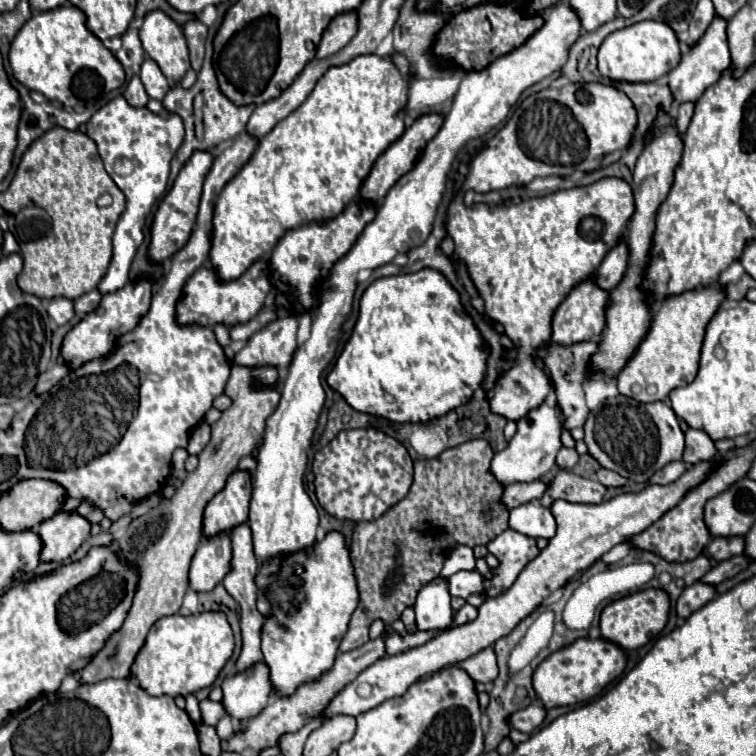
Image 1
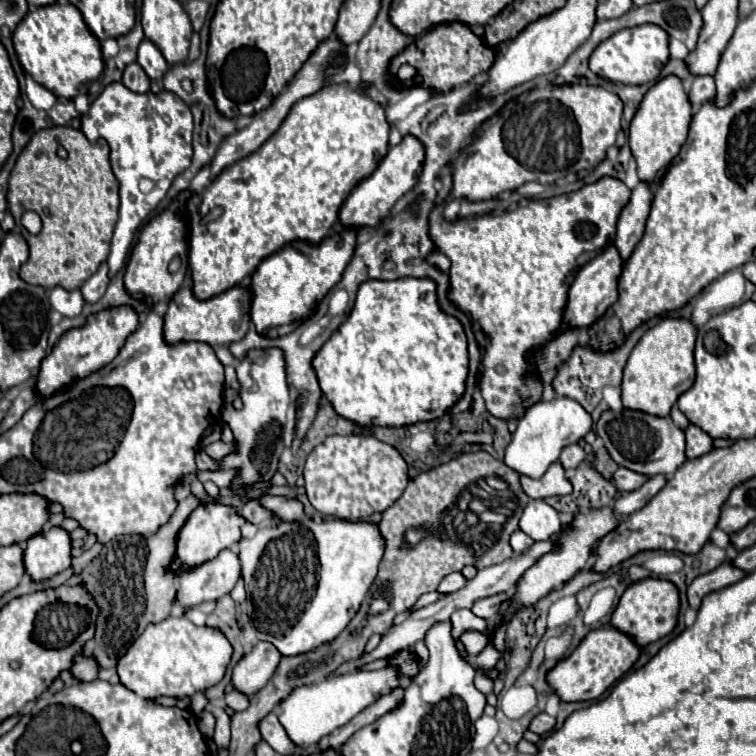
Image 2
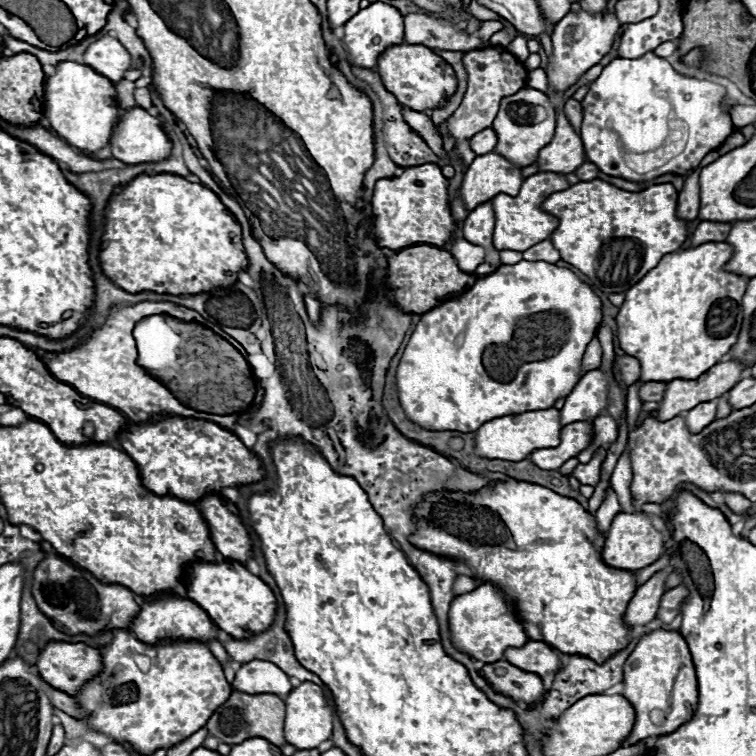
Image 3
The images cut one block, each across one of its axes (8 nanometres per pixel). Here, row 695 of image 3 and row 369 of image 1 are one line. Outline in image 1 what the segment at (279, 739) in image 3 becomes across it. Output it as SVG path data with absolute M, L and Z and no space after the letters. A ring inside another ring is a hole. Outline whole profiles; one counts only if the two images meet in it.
M232 364L232 372L224 390L226 396L232 398L232 406L222 412L222 418L216 424L212 424L212 440L198 454L198 468L188 474L188 478L182 482L182 486L170 500L162 498L158 508L150 510L140 518L134 518L128 526L124 540L114 544L118 556L124 556L126 564L138 570L140 580L134 592L132 608L128 610L122 628L116 630L106 640L104 648L92 658L92 662L80 670L80 682L94 684L106 678L128 678L132 658L142 648L150 626L162 616L172 616L180 610L182 598L188 590L190 560L202 540L204 506L226 486L228 474L232 474L238 468L240 458L248 456L252 450L262 446L266 420L276 412L276 402L280 400L280 394L272 388L252 390L252 378L258 378L262 384L276 384L278 372L274 368L248 370Z

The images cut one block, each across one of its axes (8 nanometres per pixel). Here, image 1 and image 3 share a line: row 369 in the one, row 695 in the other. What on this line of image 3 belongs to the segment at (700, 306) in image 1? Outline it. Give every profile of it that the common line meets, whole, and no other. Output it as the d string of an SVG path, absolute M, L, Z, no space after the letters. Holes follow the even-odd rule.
M652 630L644 634L634 648L634 652L628 656L624 666L624 698L634 706L636 710L636 724L628 740L624 740L626 746L636 744L644 738L662 736L678 730L682 724L690 722L696 706L698 706L698 688L696 688L696 672L694 664L686 646L686 640L680 636L680 632L670 630ZM660 708L666 712L666 720L662 726L656 726L650 722L650 710Z

